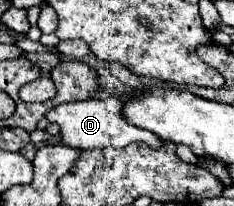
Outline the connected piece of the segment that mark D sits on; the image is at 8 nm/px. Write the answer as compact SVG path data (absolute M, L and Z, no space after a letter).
M115 96L109 98L91 98L71 104L59 104L53 110L45 114L49 122L59 124L61 128L61 142L71 148L79 150L91 150L91 148L125 148L133 142L145 142L149 146L163 146L161 138L157 138L153 132L141 130L129 122L125 122L121 114L121 102Z

